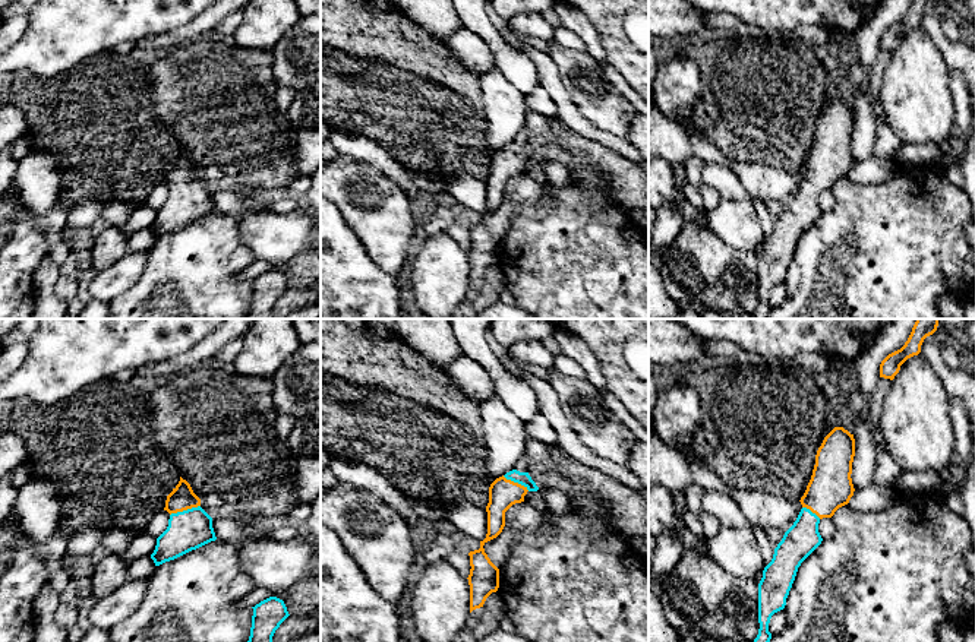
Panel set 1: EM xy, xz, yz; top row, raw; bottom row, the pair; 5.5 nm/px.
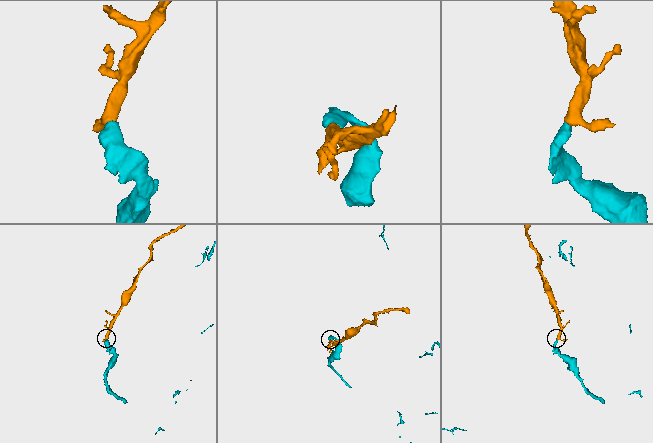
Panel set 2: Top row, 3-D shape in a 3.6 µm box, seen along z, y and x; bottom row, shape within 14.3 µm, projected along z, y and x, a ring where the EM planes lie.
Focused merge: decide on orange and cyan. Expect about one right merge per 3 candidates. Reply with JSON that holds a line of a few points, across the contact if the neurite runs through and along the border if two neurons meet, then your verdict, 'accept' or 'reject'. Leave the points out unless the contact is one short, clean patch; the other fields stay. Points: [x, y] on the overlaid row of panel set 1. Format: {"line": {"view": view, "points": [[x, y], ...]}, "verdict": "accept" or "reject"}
{"line": {"view": "xy", "points": [[182, 497], [185, 509], [189, 530]]}, "verdict": "accept"}

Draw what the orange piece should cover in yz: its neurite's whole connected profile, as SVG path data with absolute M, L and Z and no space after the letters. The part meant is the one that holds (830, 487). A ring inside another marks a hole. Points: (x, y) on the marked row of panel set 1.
M834 427L818 447L811 480L799 500L802 509L774 548L758 584L760 629L754 642L770 642L772 616L785 608L798 567L823 541L820 521L832 518L853 496L853 456L853 434L843 427Z

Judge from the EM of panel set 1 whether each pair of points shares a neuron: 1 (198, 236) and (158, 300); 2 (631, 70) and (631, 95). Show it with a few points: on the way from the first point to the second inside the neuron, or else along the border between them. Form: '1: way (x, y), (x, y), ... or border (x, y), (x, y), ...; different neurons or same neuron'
1: way (198, 252), (198, 261), (174, 284); same neuron
2: border (608, 63), (633, 89); different neurons

